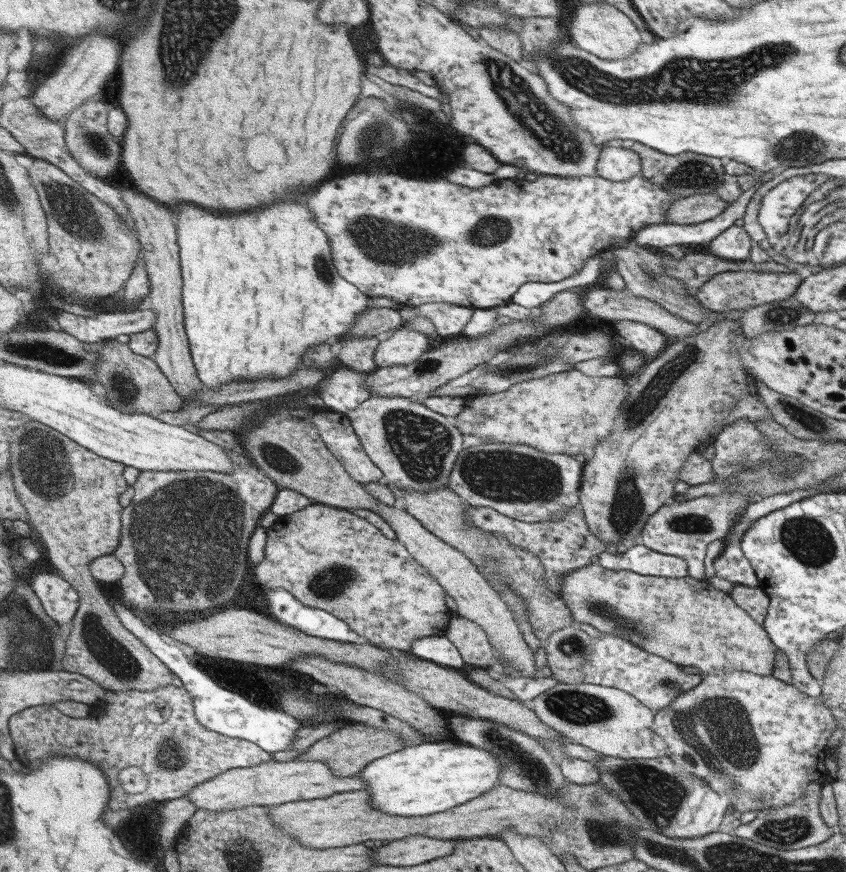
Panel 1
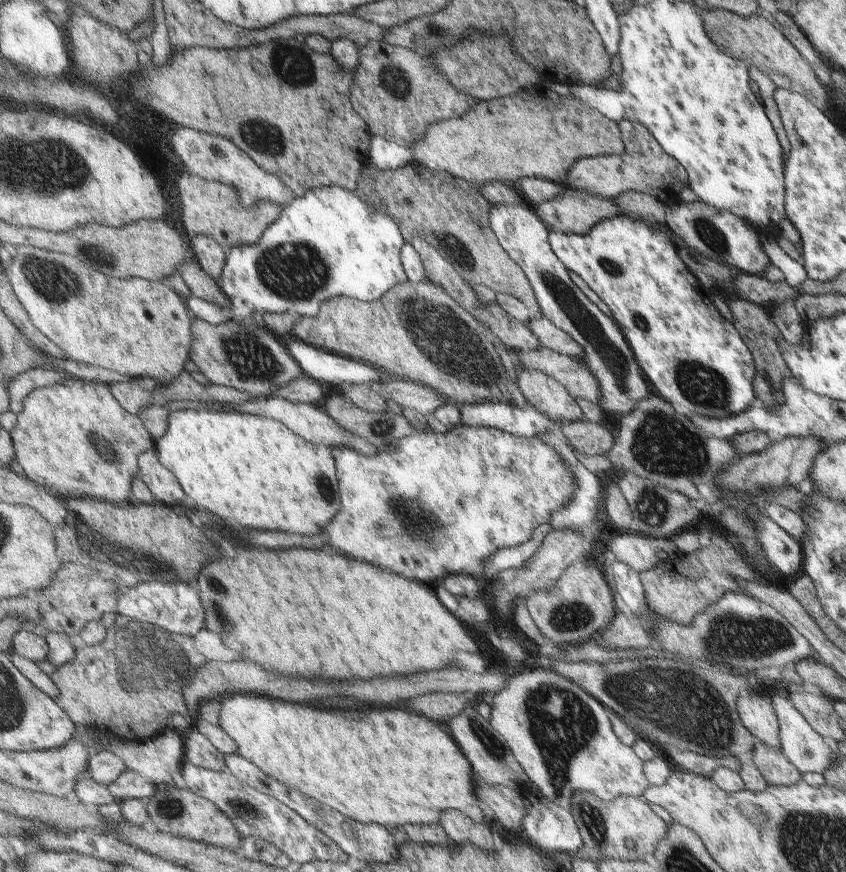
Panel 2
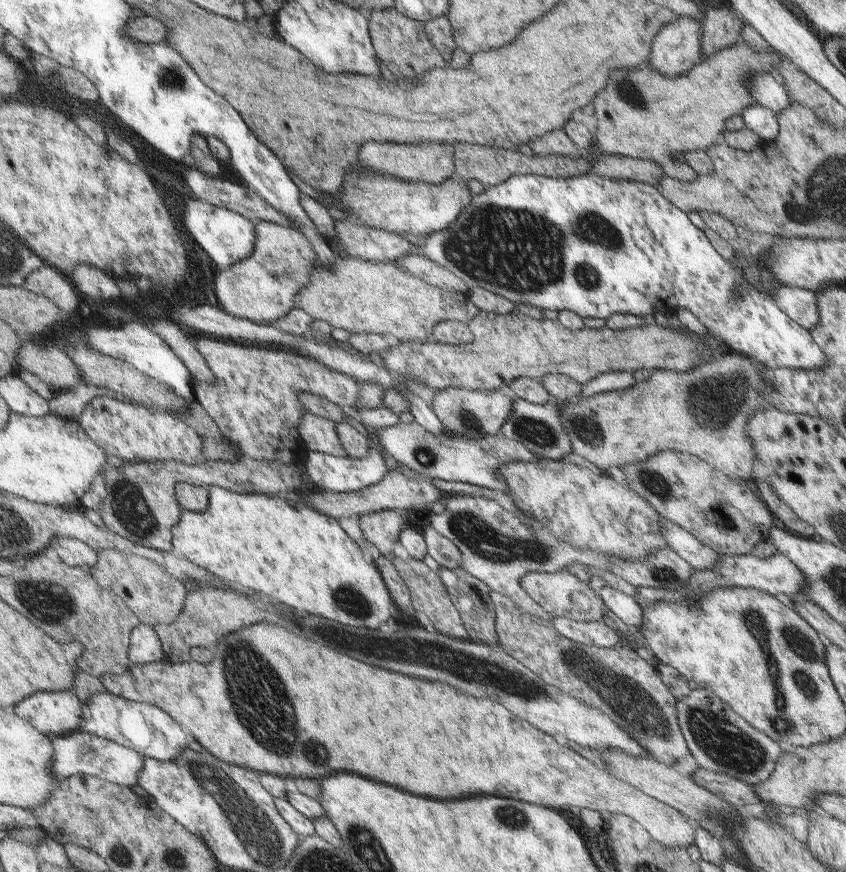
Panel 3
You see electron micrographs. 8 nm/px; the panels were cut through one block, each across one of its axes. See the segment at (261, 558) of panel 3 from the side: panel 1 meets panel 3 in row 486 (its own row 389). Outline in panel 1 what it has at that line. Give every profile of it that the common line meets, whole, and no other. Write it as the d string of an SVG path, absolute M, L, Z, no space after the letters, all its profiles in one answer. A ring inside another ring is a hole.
M297 200L293 202L279 202L265 210L255 210L239 216L217 216L207 210L201 210L197 206L179 206L179 246L181 246L181 266L183 266L183 278L185 278L185 290L183 290L183 302L185 302L185 326L191 342L191 354L197 364L199 376L205 382L207 388L221 390L225 384L235 380L257 380L257 378L287 378L303 368L303 358L311 348L319 348L321 344L329 342L343 342L345 336L351 332L355 320L359 314L363 314L369 308L369 298L363 296L363 292L353 286L347 278L341 276L339 268L335 266L335 256L331 248L329 234L319 226L311 210Z

